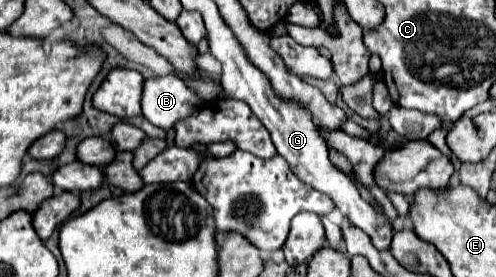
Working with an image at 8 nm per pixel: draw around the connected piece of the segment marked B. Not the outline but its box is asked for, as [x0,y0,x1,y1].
[143,76,203,130]

